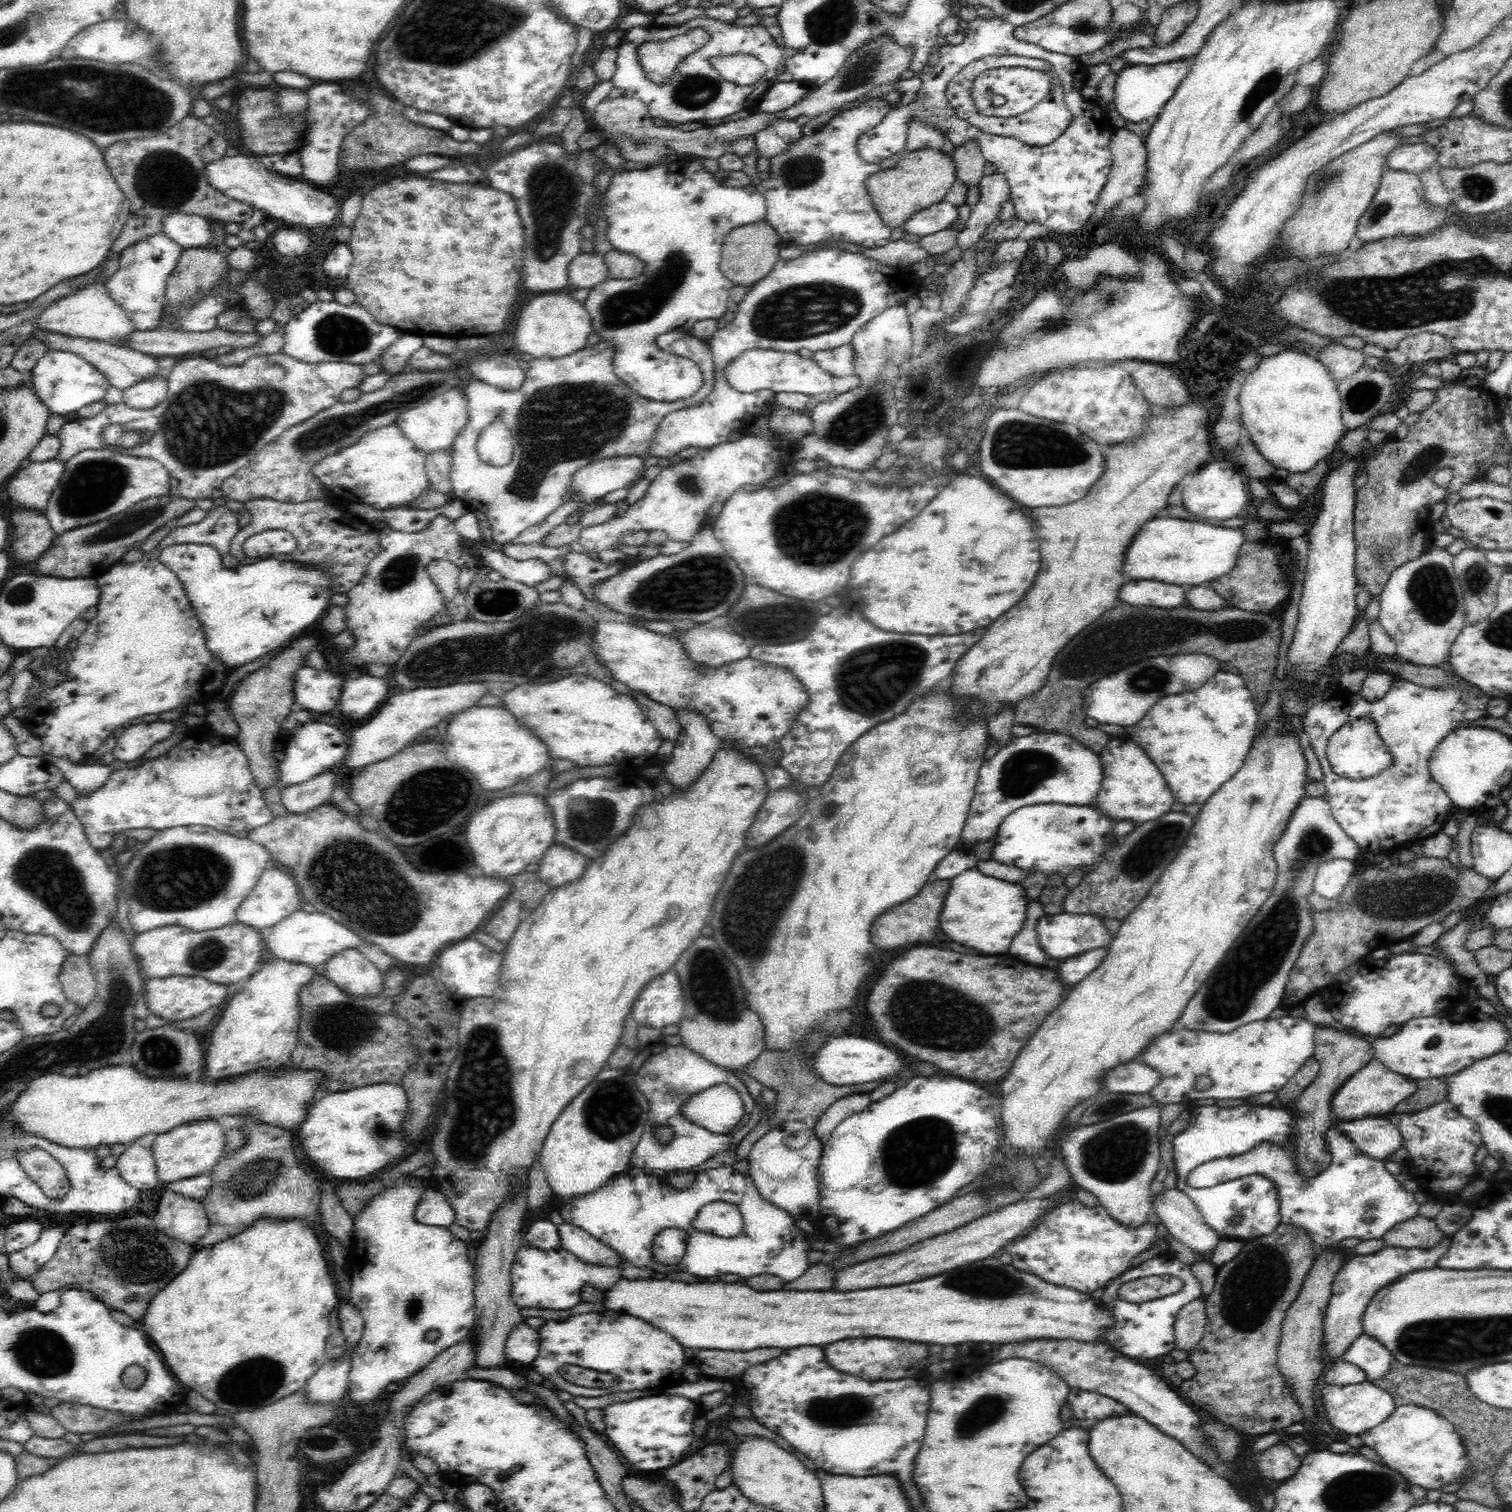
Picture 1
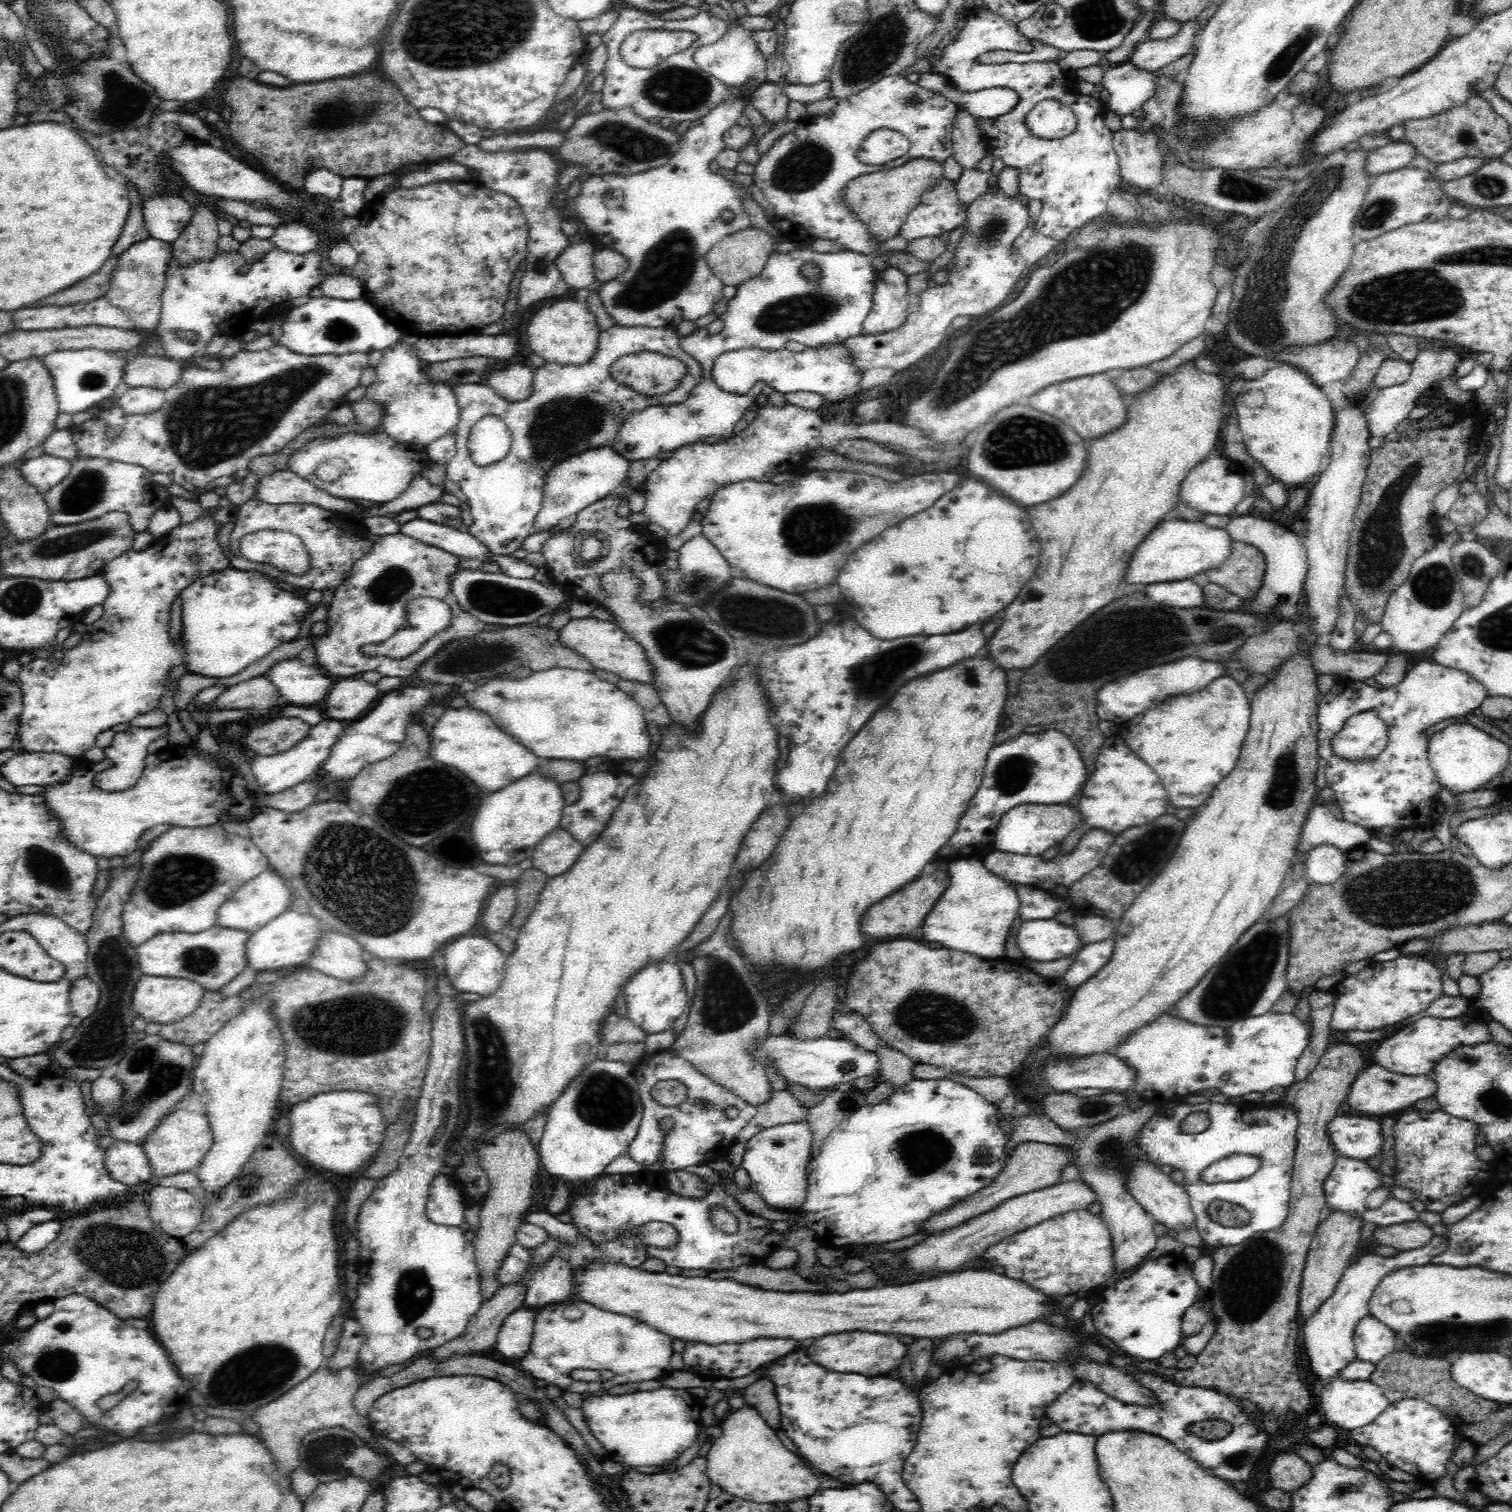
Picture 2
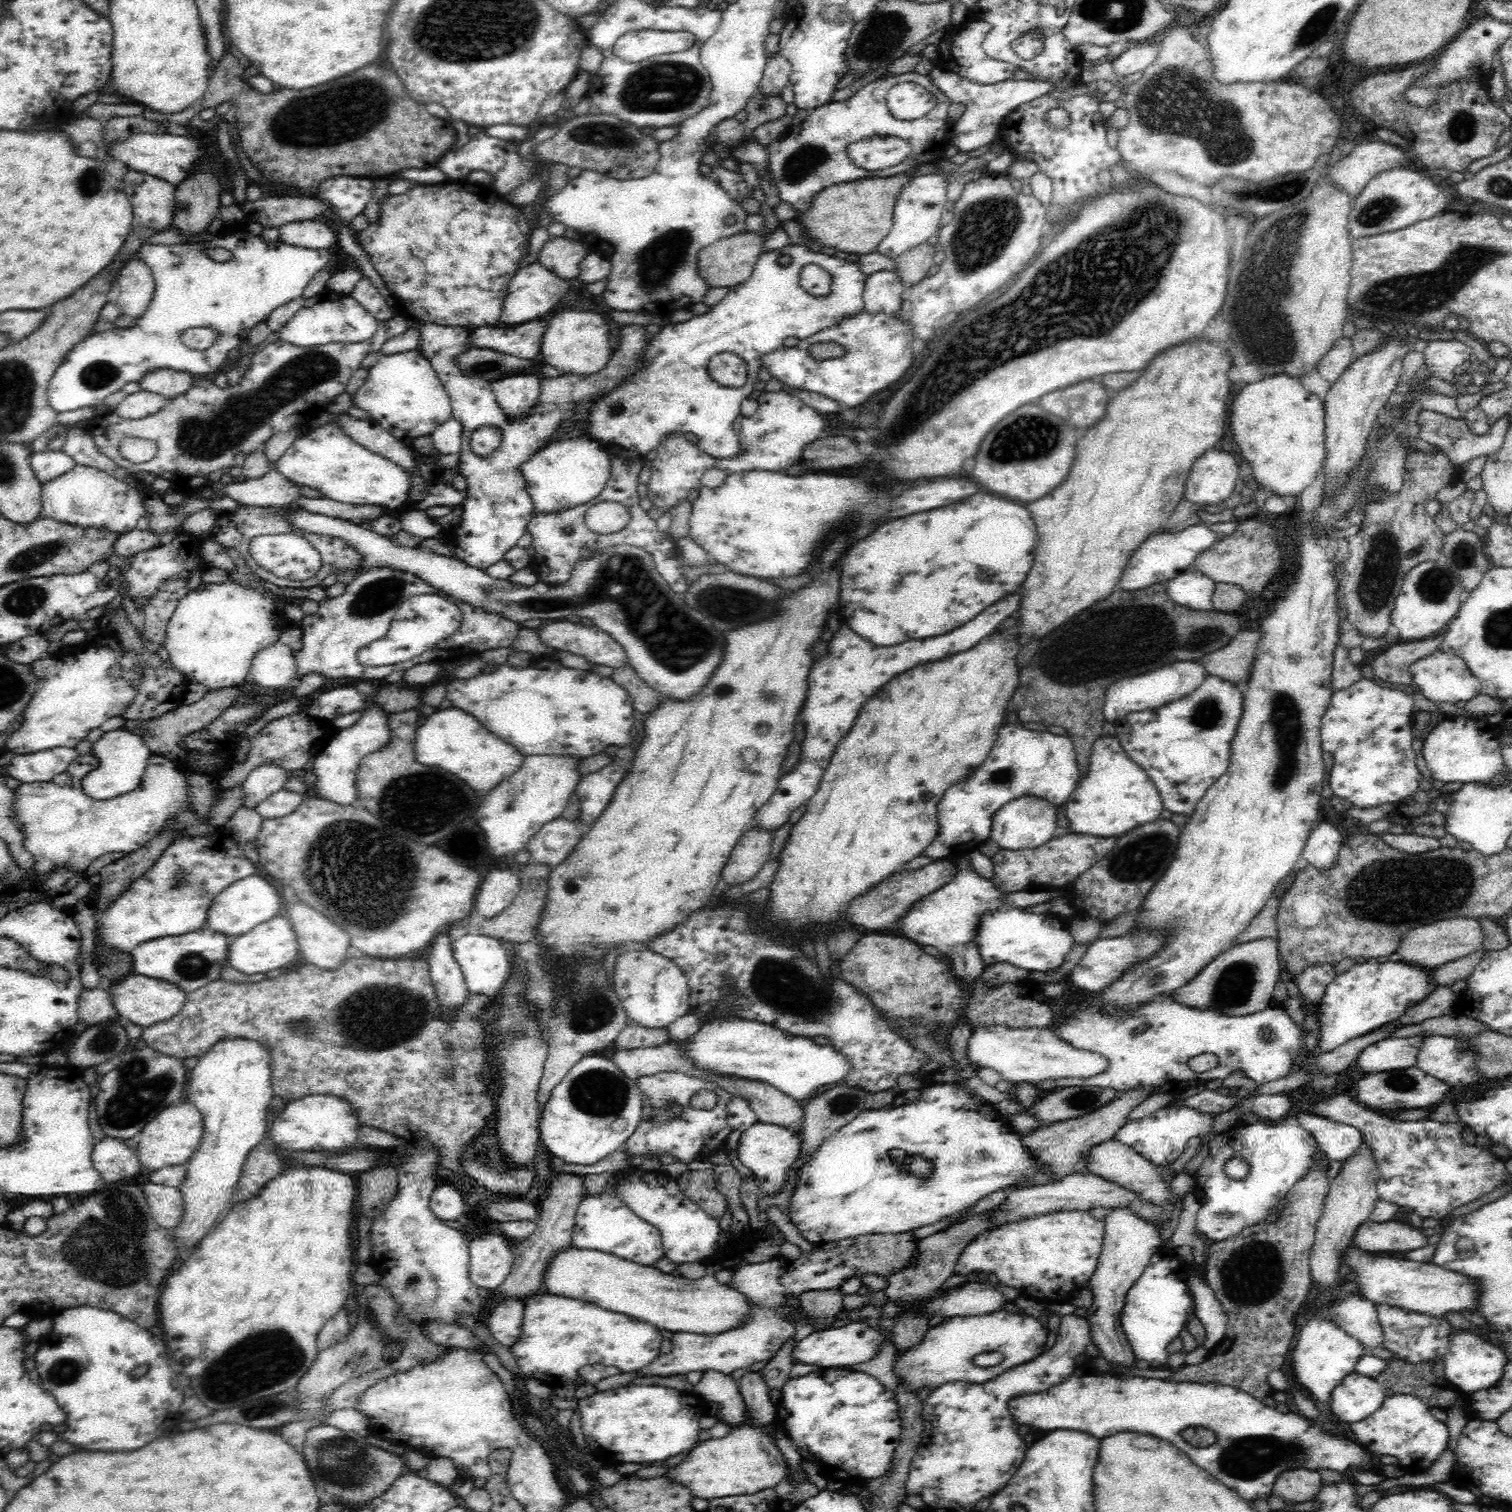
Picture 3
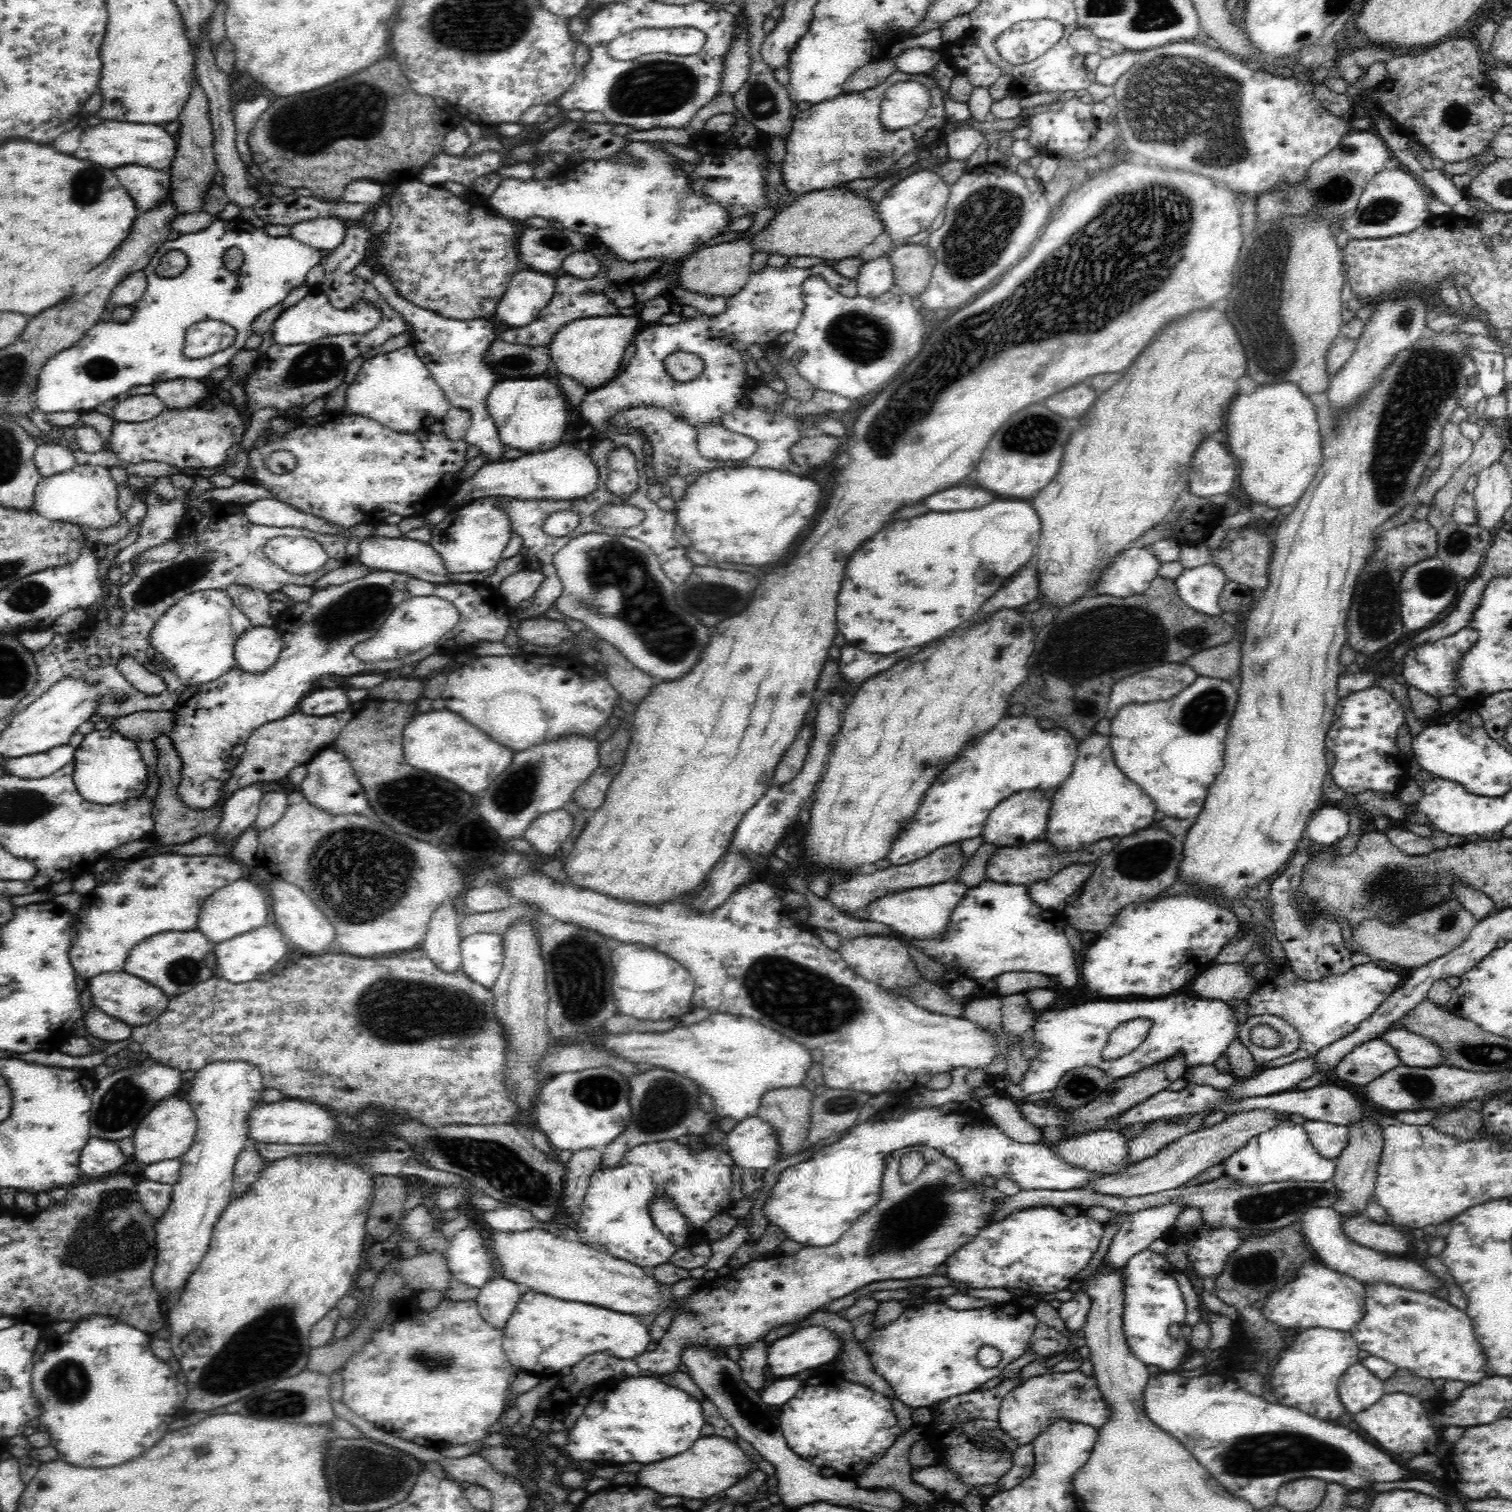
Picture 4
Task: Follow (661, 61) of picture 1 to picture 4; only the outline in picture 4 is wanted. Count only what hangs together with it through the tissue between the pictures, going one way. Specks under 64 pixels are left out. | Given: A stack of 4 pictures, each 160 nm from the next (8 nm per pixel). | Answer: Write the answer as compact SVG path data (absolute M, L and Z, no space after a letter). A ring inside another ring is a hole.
M695 28L636 29L612 40L607 51L614 60L634 60L648 52L690 56L700 52L704 44L705 35Z

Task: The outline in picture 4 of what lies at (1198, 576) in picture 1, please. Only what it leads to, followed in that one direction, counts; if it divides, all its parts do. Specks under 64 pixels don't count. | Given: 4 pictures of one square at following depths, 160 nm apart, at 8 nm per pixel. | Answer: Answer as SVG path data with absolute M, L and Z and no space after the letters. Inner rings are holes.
M1130 546L1123 550L1115 559L1114 562L1106 570L1106 574L1102 576L1100 584L1096 586L1096 592L1100 594L1110 594L1110 596L1118 596L1118 598L1126 598L1126 596L1134 596L1140 594L1142 590L1146 590L1156 580L1156 575L1160 570L1162 562L1154 553L1154 547L1151 551L1147 546Z

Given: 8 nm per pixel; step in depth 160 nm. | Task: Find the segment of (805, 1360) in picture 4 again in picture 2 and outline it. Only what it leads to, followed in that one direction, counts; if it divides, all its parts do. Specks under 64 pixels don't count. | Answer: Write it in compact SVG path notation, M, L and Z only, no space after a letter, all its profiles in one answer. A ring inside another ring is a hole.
M842 1332L836 1336L824 1336L816 1340L808 1348L810 1360L816 1360L816 1364L824 1364L824 1368L834 1372L854 1372L864 1376L882 1376L890 1370L896 1370L902 1364L902 1358L906 1356L906 1346L898 1342L896 1336L876 1334L876 1332Z

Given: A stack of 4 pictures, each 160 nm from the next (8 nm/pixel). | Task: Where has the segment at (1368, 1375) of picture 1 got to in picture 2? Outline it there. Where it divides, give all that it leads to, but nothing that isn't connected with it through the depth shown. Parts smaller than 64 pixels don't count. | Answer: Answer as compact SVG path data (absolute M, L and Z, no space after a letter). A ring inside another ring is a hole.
M1369 1314L1356 1325L1353 1343L1355 1358L1374 1366L1398 1344L1394 1333Z

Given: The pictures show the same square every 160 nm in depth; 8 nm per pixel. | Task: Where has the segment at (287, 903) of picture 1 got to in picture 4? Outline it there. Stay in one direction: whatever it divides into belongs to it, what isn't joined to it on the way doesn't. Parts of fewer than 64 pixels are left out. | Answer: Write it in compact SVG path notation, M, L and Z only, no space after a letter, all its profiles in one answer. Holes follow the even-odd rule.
M235 880L206 899L200 910L197 930L204 933L214 945L218 945L264 926L271 914L267 890L259 880Z

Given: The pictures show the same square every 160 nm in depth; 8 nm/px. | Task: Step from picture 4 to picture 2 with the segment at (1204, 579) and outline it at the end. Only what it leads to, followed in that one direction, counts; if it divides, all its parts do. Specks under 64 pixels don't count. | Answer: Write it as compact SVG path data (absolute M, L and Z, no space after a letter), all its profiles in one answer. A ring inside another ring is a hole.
M1191 579L1168 584L1148 584L1146 594L1150 600L1174 608L1204 606L1202 590Z

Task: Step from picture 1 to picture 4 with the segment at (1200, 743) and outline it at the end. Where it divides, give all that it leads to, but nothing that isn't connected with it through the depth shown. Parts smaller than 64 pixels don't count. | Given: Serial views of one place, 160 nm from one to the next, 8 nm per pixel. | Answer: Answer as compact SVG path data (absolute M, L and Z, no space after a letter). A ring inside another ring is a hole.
M1200 676L1168 702L1128 704L1111 720L1116 766L1152 796L1166 817L1198 816L1208 788L1223 771L1225 740L1239 694L1227 680Z

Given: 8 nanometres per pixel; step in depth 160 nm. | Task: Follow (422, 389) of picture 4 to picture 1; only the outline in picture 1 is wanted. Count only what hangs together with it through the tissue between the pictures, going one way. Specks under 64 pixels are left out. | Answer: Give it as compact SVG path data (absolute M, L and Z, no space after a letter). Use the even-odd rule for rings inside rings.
M404 334L395 340L382 354L382 371L395 375L405 372L404 364L420 347L422 338L416 334ZM452 386L450 390L430 398L428 402L403 412L396 419L400 430L427 455L434 452L450 452L456 436L462 432L469 419L468 401L463 386Z

